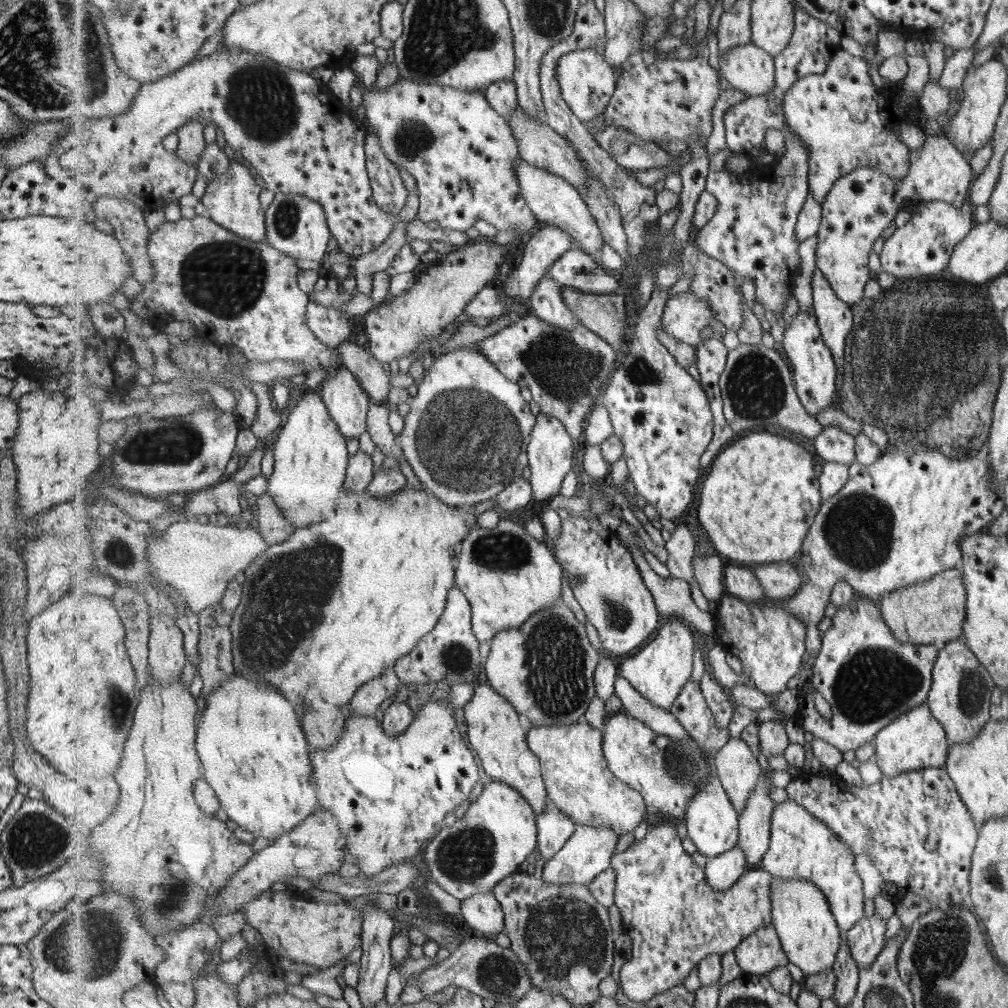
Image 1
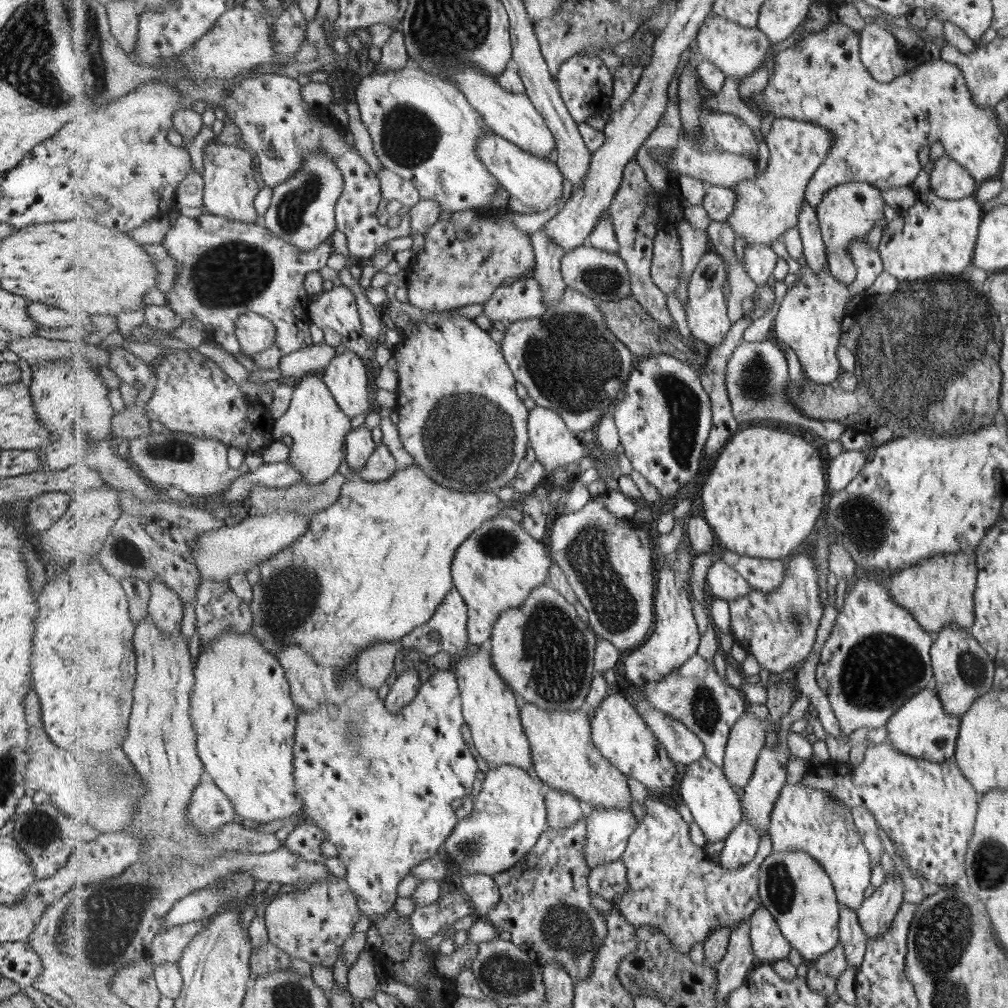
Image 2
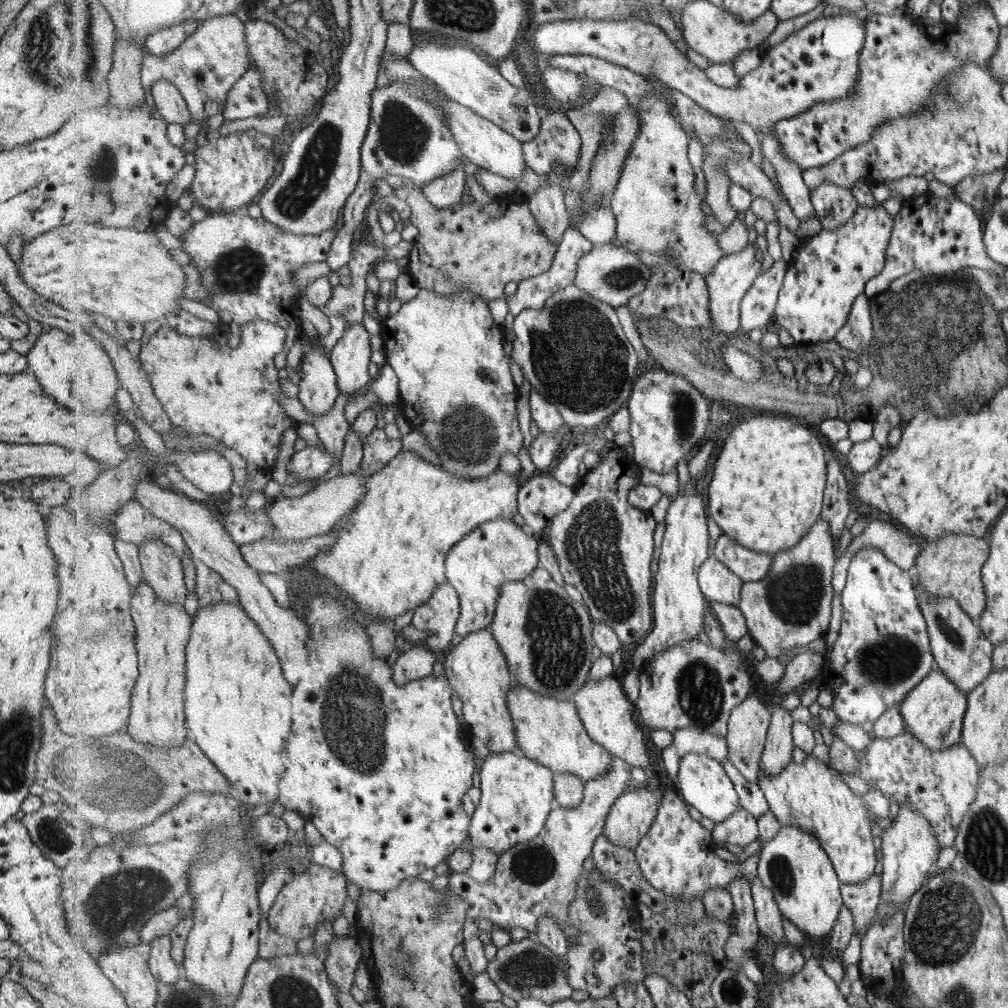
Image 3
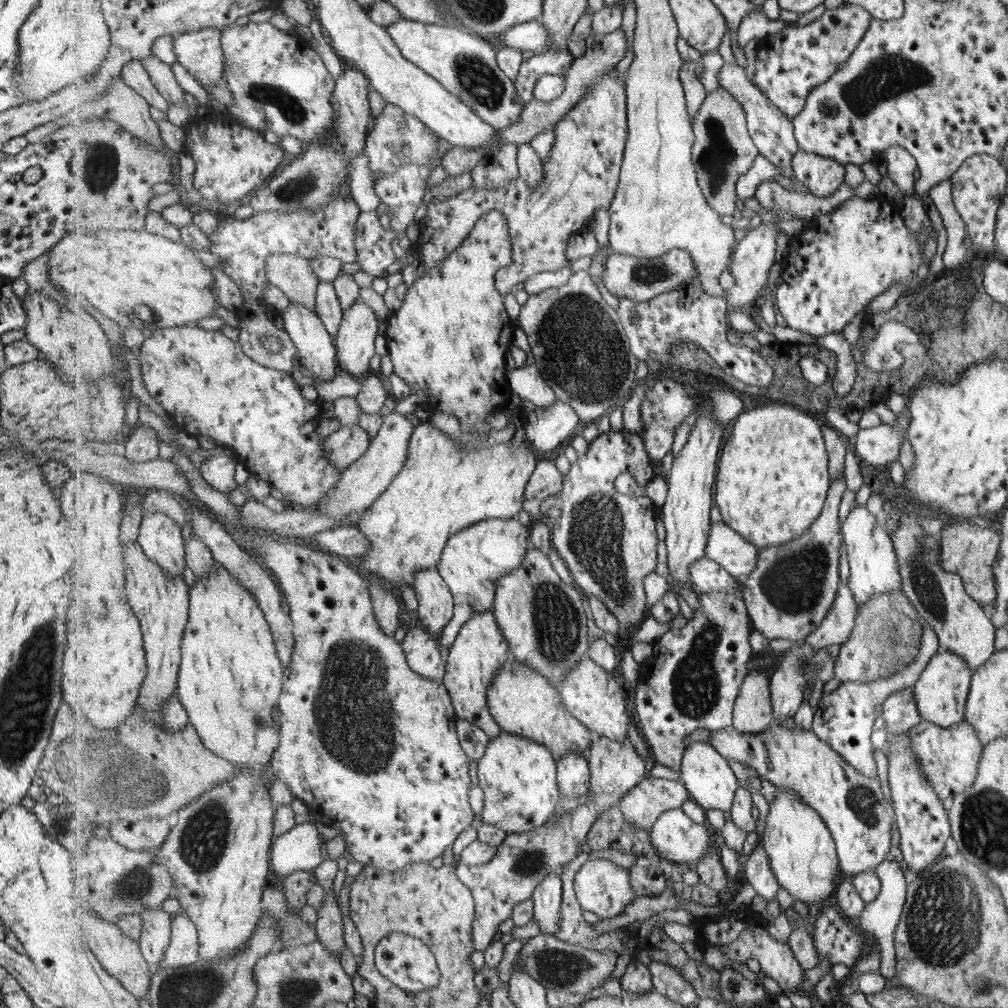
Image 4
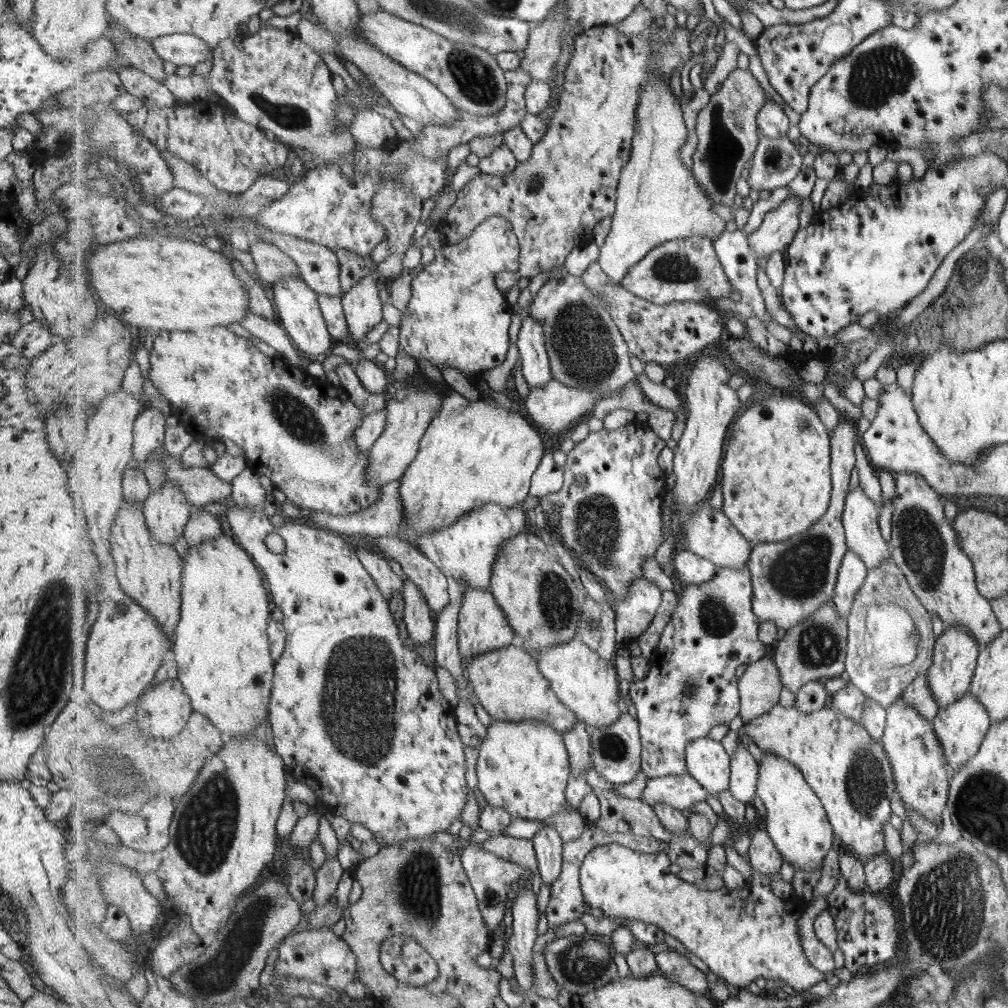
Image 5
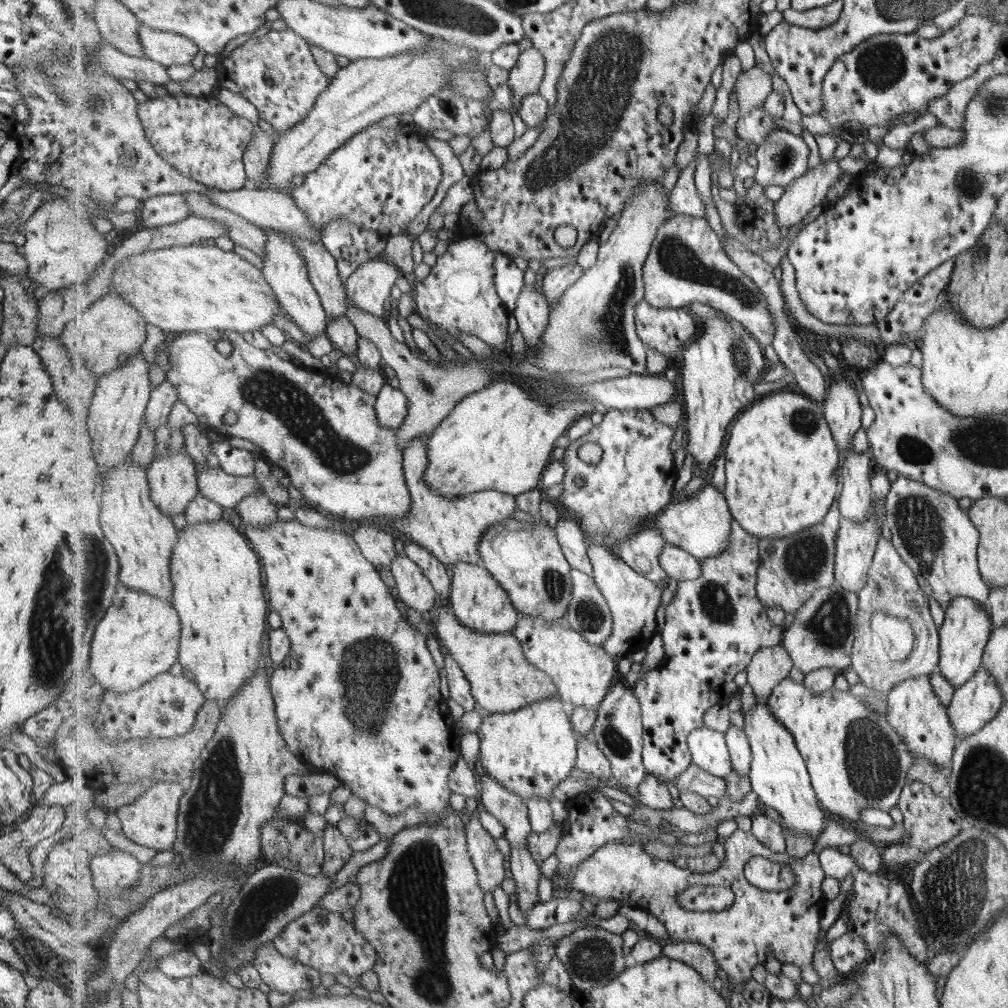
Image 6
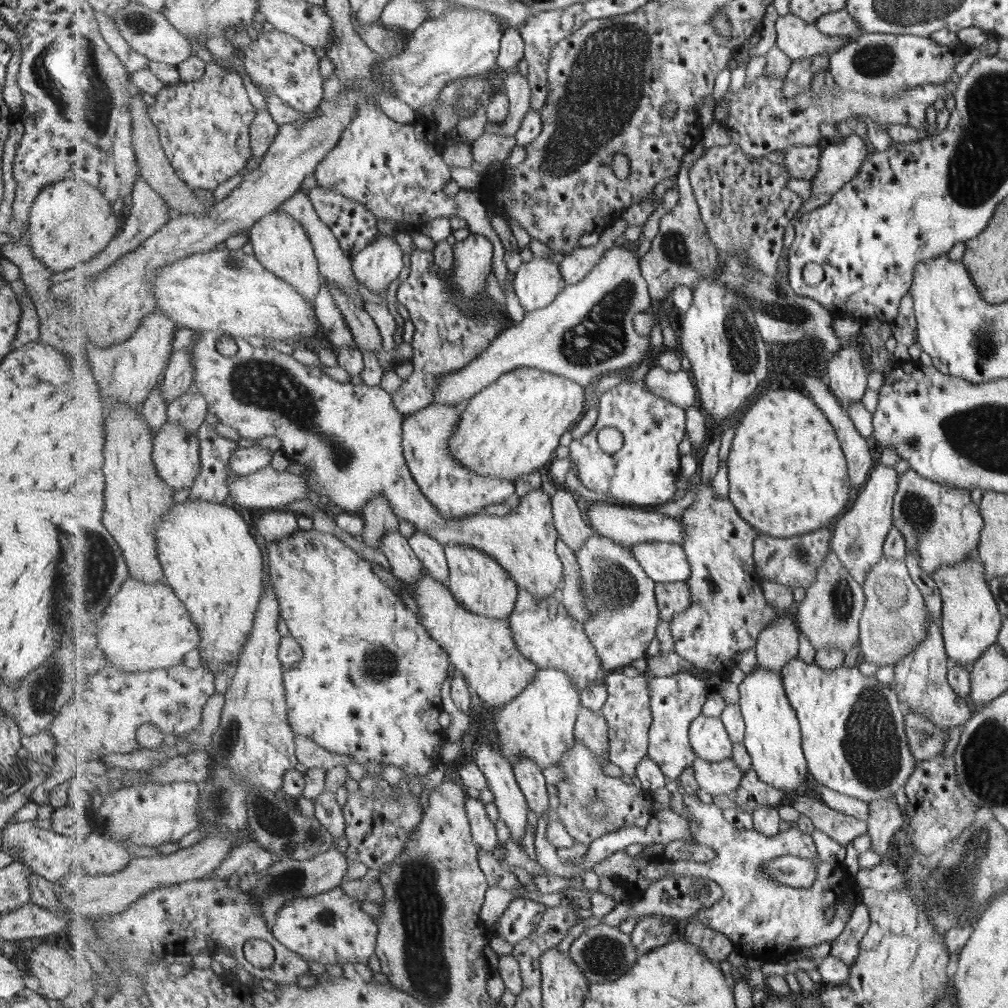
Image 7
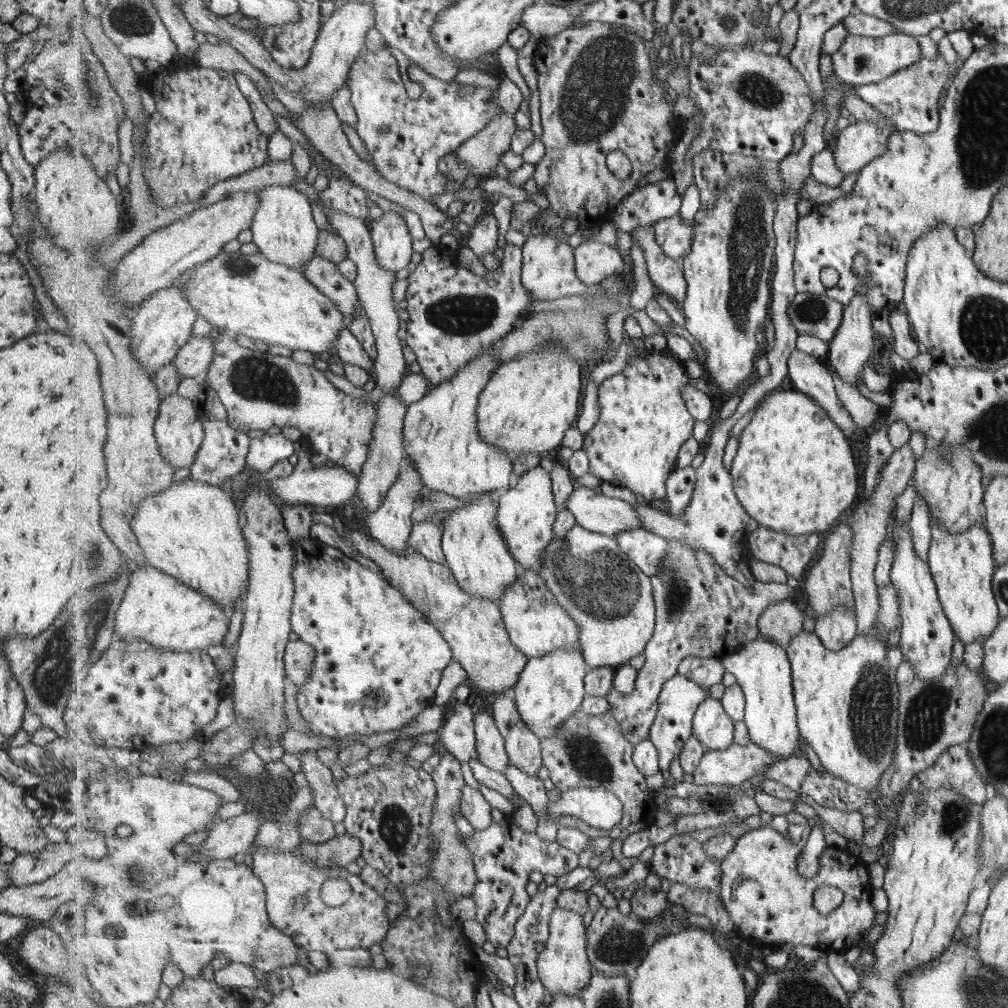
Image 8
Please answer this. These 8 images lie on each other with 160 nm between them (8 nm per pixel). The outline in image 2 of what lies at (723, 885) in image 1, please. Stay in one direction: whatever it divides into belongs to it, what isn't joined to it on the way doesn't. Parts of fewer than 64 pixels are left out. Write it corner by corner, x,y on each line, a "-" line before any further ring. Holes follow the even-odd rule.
744,819
724,842
725,846
720,852
718,865
727,870
737,870
750,864
760,848
761,838
757,832
758,830

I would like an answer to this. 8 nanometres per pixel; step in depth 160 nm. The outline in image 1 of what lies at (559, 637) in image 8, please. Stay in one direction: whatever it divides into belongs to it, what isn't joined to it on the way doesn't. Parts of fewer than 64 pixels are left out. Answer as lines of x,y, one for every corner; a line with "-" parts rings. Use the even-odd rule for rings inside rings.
619,710
605,721
604,753
609,768
623,782
638,790
650,807
685,821
692,798
700,793
706,778
712,775
708,766
708,753
696,742
679,742
659,734
641,719

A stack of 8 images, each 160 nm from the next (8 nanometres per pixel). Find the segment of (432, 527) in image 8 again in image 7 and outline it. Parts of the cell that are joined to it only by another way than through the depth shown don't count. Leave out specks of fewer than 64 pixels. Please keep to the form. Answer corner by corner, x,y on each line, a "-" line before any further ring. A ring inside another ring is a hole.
417,530
410,538
410,545
423,563
427,572
439,582
448,583
450,566
446,557
446,547
436,538

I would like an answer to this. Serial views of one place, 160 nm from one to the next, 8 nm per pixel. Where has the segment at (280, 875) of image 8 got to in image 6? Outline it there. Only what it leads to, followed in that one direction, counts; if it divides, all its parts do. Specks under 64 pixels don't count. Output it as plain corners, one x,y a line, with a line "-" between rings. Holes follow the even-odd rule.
313,908
309,913
299,917
287,926
285,932
279,934
273,942
282,955
294,958
305,966
319,970
321,974
344,974
358,978
367,970
372,970
378,959
378,952
361,934
353,921
347,922
343,914
329,912
325,908

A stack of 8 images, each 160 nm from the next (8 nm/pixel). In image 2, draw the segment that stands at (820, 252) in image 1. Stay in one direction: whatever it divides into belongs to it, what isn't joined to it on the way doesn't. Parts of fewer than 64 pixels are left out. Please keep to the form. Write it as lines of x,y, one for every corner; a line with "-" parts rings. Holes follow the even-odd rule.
945,157
933,162
929,175
929,189
945,200
959,200
973,195
977,189
976,179
959,163
-
848,182
833,187
825,196
824,200
815,207
817,220
825,242
825,257
827,265
833,276
852,285
856,281
858,272
856,263
848,254
848,246
857,239
862,239
869,234
869,230
877,224
879,218
883,218
885,210
884,195
881,189
868,182

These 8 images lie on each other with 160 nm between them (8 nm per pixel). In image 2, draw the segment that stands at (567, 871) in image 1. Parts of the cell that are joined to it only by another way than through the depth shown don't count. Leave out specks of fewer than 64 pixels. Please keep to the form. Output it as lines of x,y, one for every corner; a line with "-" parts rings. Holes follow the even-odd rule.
631,809
589,810
585,860
590,868
615,862
623,857
629,840
640,825

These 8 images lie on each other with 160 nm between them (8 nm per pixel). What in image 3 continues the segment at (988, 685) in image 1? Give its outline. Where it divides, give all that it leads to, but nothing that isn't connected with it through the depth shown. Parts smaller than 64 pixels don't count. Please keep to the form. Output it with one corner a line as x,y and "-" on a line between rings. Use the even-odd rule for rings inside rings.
918,592
918,607
923,615
928,642
931,646
935,667
965,694
981,684
992,668
993,646
985,638
984,632
958,605
957,600
947,597
928,597

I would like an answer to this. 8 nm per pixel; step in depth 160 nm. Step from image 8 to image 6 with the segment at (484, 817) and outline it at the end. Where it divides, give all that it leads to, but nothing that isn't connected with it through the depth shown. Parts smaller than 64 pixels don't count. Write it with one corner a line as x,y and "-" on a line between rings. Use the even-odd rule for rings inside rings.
473,813
466,819
469,854
479,874
480,885
483,890
495,890
505,880
505,866
503,856
491,838
491,834
483,829
479,817

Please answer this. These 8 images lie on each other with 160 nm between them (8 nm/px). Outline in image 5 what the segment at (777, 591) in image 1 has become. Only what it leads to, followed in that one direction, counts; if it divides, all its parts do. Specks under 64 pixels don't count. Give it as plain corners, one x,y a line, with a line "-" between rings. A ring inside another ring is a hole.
707,502
688,518
684,524
684,532
684,540
688,542
686,548
716,563
719,568
743,568
750,561
755,546
732,523
723,509
712,508

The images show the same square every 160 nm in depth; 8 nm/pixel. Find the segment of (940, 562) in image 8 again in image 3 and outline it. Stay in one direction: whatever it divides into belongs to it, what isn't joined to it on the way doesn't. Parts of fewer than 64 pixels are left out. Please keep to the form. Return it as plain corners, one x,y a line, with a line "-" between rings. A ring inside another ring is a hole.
934,667
916,688
905,697
905,702
902,702
901,708
908,726
907,732
915,734
930,749
947,749
948,746
955,745
960,740
963,716
967,708
967,694
960,691
941,670

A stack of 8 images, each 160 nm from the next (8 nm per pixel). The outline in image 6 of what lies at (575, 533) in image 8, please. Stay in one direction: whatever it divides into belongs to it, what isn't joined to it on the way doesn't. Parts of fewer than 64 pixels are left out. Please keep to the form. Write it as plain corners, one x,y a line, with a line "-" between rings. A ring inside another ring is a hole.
591,543
588,545
588,555
593,565
594,581
605,596
613,617
613,634
602,646
617,659
647,648
651,638
658,634
657,608
665,587
639,574
606,546

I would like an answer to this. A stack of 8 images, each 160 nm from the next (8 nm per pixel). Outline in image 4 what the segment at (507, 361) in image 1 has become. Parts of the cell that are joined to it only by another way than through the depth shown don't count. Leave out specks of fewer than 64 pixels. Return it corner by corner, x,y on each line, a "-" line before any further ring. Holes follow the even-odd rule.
577,271
562,287
531,292
526,303
521,306
518,319
531,346
534,363
555,390
557,401
573,406
582,425
596,423
612,409
623,407
631,397
637,381
637,356
633,355
620,315
603,300
588,272

